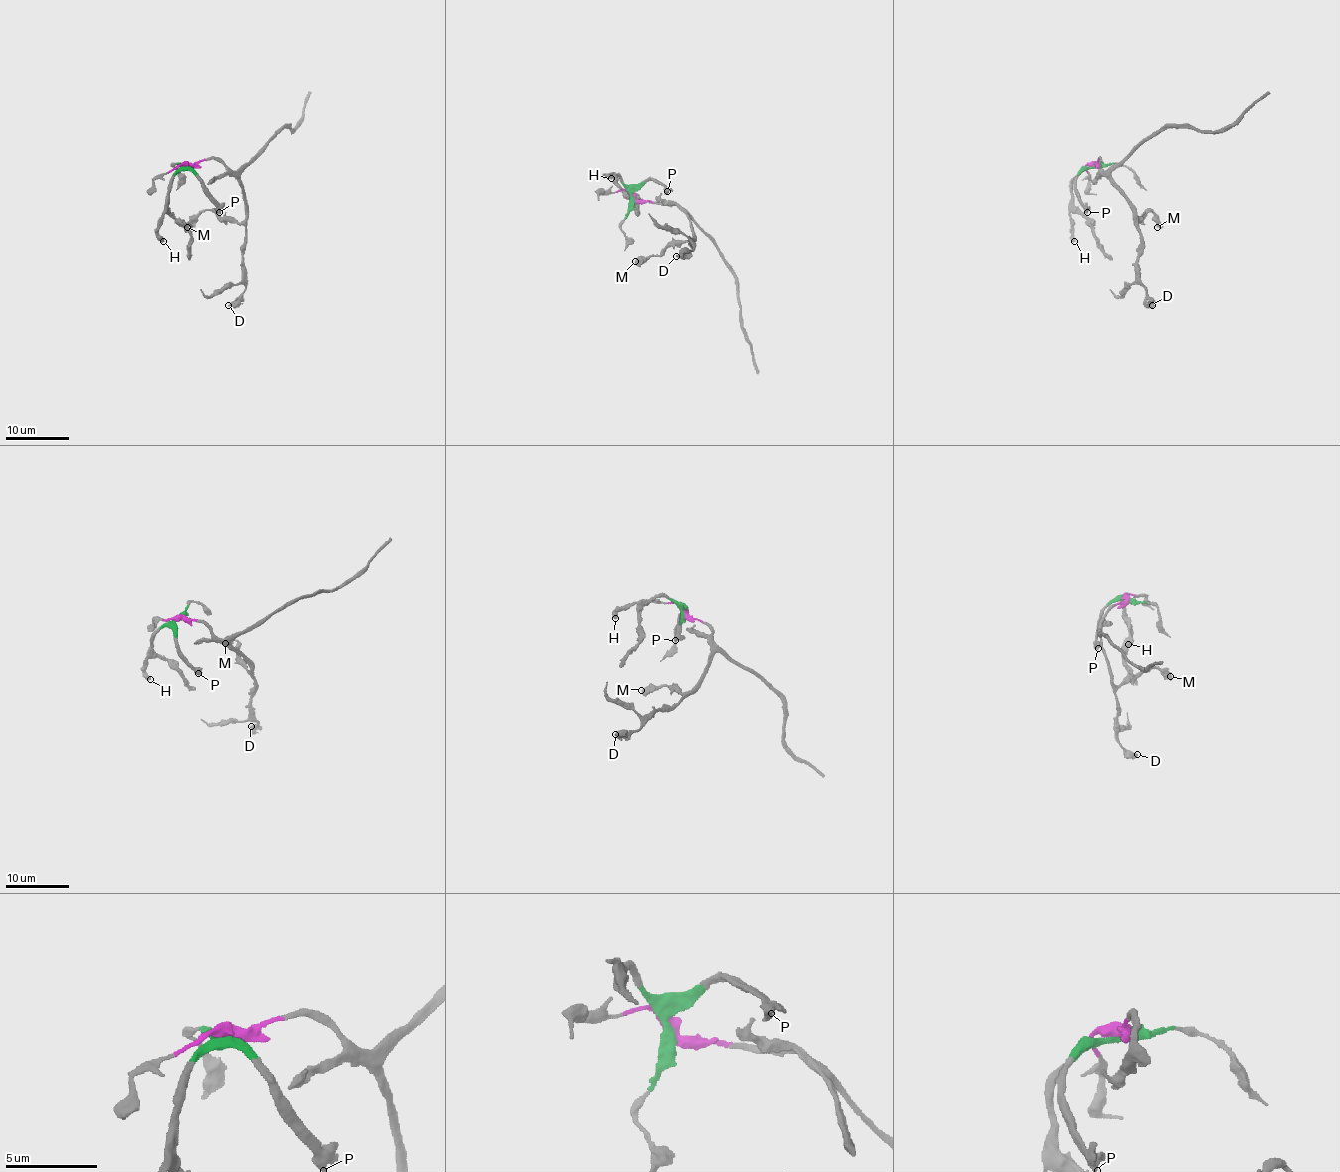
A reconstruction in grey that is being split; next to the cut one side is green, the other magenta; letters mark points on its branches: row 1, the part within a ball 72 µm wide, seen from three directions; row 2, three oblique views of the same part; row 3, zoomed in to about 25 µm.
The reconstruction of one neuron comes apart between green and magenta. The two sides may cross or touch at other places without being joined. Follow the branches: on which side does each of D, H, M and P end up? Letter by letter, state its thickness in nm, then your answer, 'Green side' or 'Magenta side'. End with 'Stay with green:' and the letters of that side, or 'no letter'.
D: Thickness 500 nm. Magenta side
H: Thickness 400 nm. Green side
M: Thickness 500 nm. Magenta side
P: Thickness 550 nm. Green side
Stay with green: H, P

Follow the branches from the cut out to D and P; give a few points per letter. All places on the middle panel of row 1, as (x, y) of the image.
D: (633, 198), (676, 204), (690, 220), (693, 247), (682, 255), (676, 255)
P: (633, 198), (634, 192), (647, 180), (655, 180), (668, 192)

